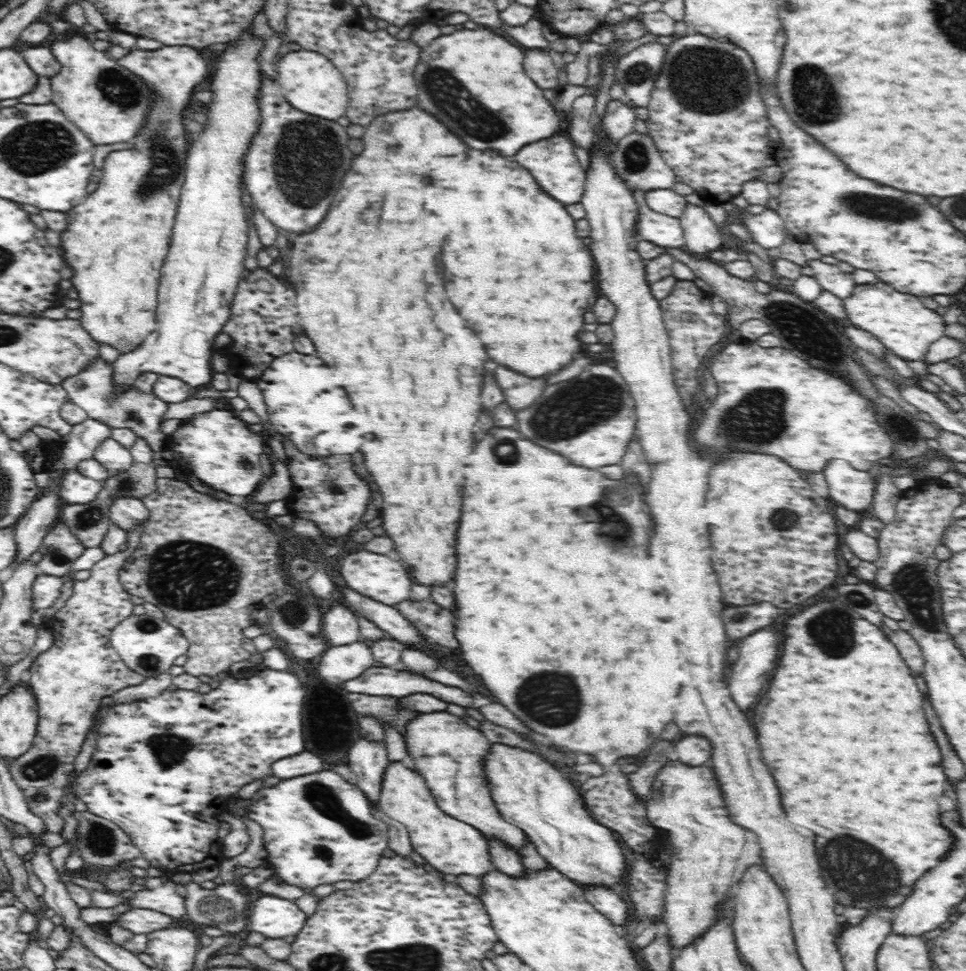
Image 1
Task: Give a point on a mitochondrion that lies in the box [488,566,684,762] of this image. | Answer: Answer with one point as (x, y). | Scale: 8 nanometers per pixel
(559, 703)

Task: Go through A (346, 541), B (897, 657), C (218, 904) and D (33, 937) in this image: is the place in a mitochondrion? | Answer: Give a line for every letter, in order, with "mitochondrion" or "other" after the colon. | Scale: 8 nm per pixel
A: other
B: other
C: mitochondrion
D: other

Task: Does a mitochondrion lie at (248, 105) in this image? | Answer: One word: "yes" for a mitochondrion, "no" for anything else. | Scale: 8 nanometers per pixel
no

